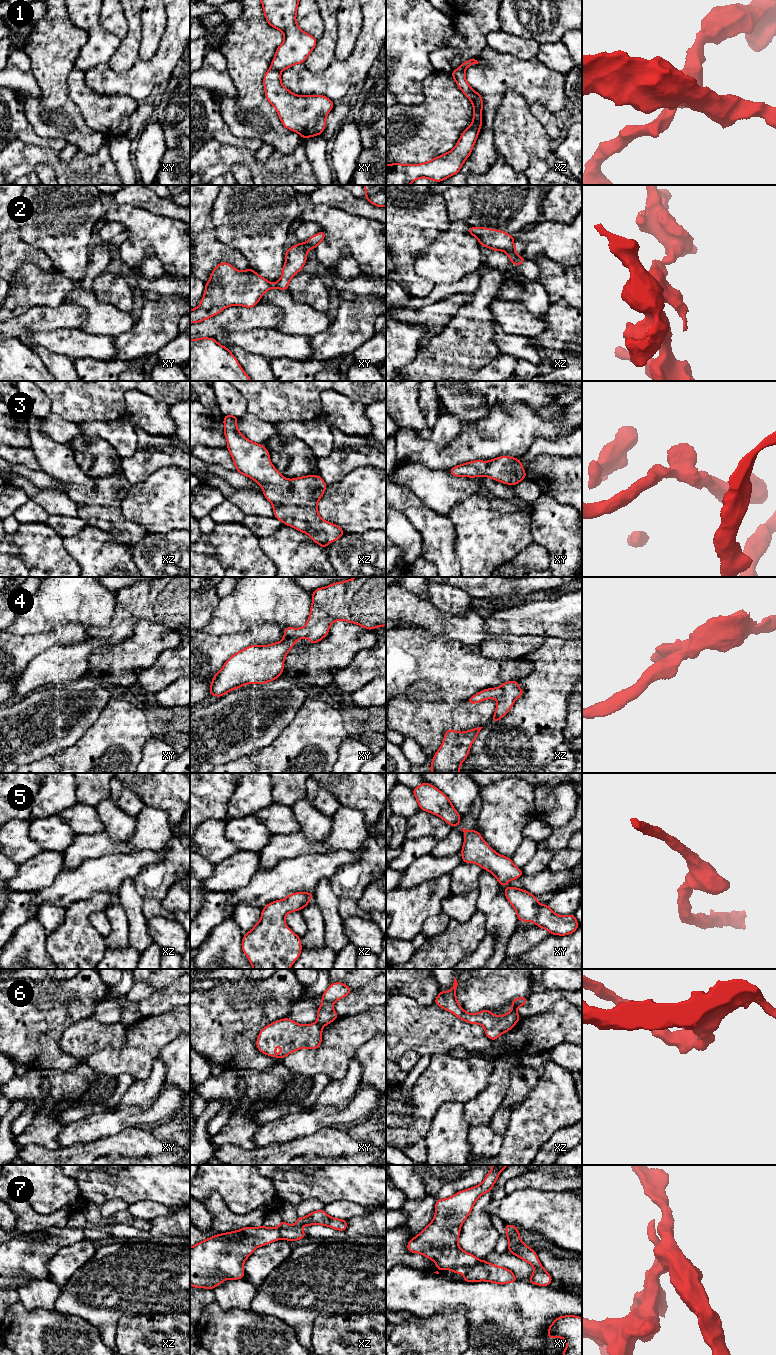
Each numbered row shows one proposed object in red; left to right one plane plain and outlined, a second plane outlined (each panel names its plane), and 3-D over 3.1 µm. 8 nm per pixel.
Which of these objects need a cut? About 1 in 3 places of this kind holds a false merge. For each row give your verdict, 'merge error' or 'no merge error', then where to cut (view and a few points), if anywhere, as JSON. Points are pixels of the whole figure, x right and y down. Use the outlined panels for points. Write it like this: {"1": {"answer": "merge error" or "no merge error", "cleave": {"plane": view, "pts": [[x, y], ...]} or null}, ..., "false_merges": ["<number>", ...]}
{"1": {"answer": "merge error", "cleave": {"plane": "xz", "pts": [[473, 91], [475, 106], [481, 112]]}}, "2": {"answer": "no merge error", "cleave": null}, "3": {"answer": "no merge error", "cleave": null}, "4": {"answer": "no merge error", "cleave": null}, "5": {"answer": "no merge error", "cleave": null}, "6": {"answer": "merge error", "cleave": {"plane": "xy", "pts": [[316, 1022], [322, 1027]]}}, "7": {"answer": "merge error", "cleave": {"plane": "xz", "pts": [[284, 1222], [279, 1227], [280, 1238]]}}, "false_merges": ["1", "6", "7"]}

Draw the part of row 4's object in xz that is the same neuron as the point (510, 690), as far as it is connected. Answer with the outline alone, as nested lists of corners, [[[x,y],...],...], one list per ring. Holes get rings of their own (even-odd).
[[[518,680],[503,683],[500,687],[484,689],[467,700],[468,704],[482,702],[485,699],[497,699],[495,713],[491,722],[497,722],[503,718],[512,708],[516,699],[523,695],[524,691],[518,686]]]

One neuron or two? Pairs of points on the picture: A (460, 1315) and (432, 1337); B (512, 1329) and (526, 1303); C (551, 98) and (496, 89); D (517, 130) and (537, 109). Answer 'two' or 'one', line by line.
A: one
B: one
C: one
D: two

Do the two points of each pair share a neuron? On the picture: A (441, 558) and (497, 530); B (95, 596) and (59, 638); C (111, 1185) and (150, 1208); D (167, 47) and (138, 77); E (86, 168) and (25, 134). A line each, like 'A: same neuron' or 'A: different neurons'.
A: different neurons
B: different neurons
C: different neurons
D: same neuron
E: different neurons

